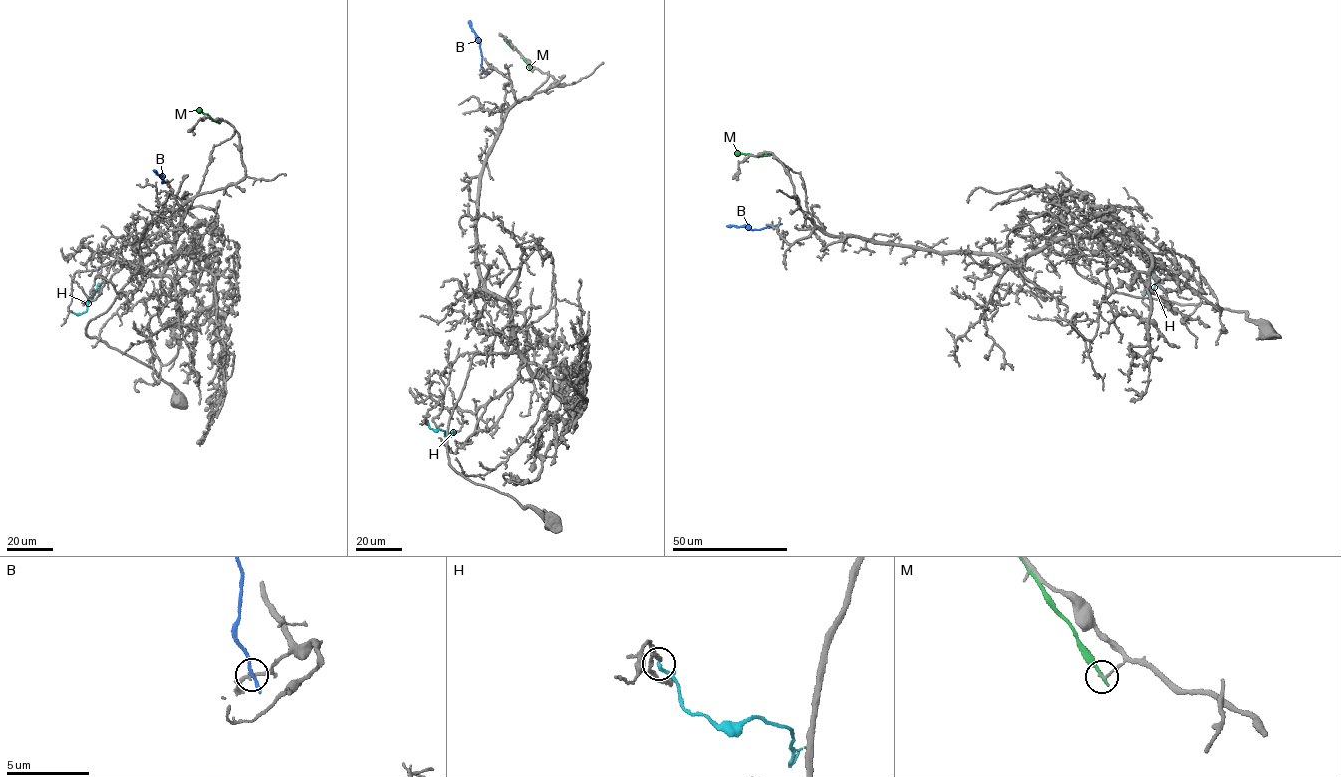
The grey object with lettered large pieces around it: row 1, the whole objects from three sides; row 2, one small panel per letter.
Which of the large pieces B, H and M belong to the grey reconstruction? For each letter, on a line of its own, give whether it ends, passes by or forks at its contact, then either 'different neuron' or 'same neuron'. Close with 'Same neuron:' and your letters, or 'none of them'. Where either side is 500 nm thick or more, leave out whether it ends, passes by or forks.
B: it ends there; different neuron
H: it ends there; different neuron
M: it ends there; different neuron
Same neuron: none of them

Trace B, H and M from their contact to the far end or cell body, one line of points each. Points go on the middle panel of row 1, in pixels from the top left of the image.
B: (483, 71), (480, 40), (469, 20)
H: (426, 421), (429, 427), (444, 431), (444, 436), (453, 433)
M: (531, 70), (509, 40)

